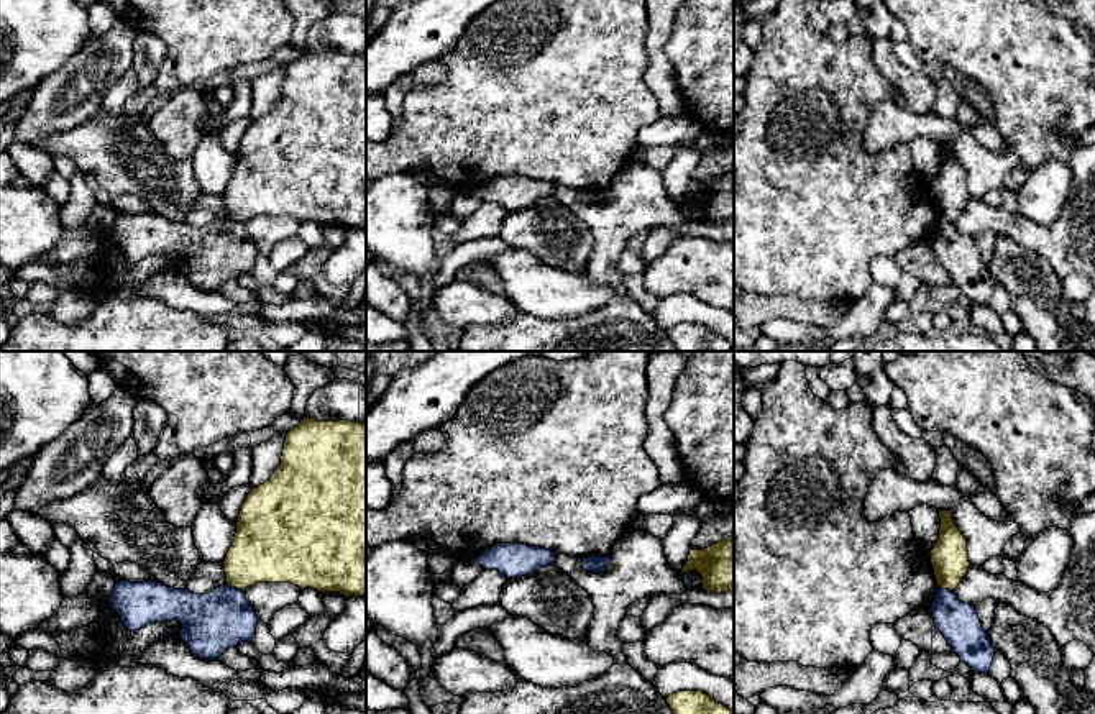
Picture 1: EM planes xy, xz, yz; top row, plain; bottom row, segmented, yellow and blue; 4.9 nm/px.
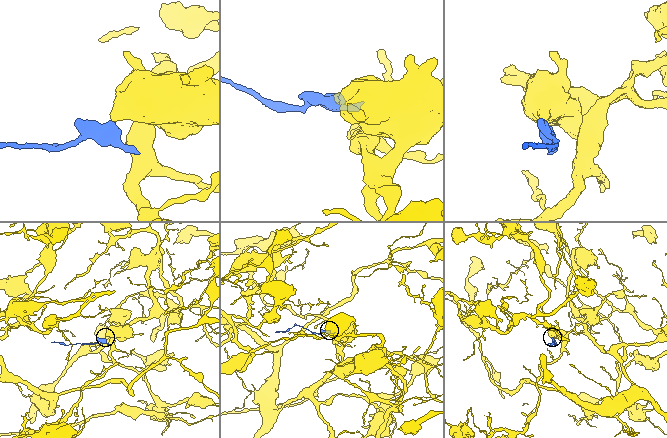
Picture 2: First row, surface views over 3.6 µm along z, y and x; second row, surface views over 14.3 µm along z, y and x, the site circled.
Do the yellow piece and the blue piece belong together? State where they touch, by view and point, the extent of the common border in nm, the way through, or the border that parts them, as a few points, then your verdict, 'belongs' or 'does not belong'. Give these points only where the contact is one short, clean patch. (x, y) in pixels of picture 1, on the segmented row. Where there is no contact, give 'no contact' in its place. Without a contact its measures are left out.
contact xy (235, 586); length 90 nm; border xy (227, 583), (242, 591); does not belong

